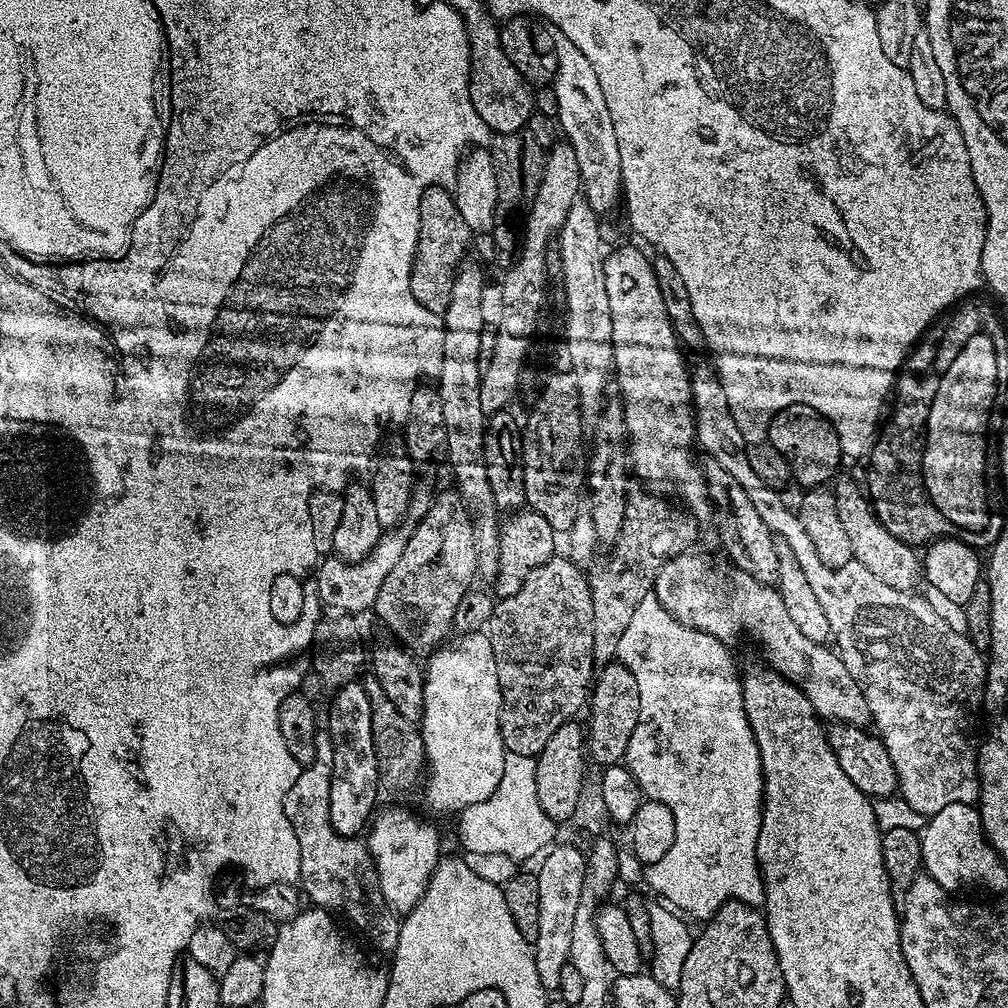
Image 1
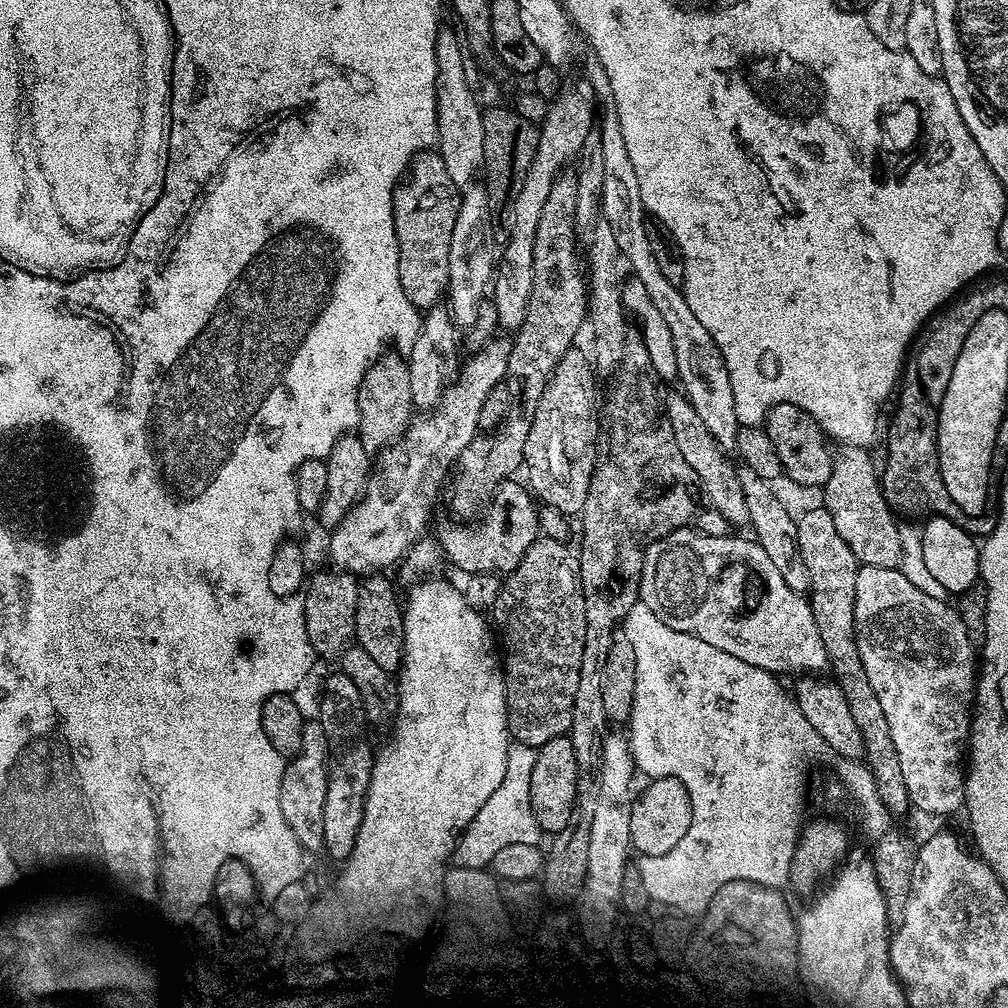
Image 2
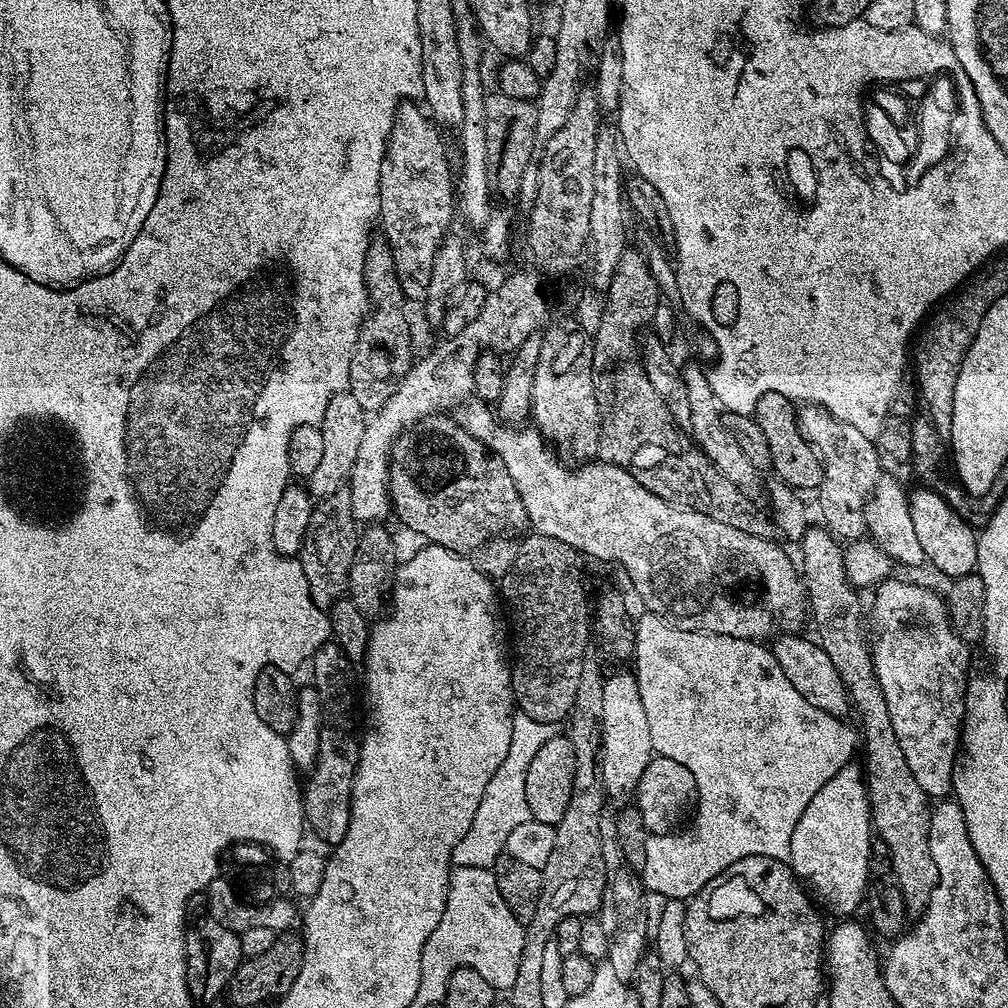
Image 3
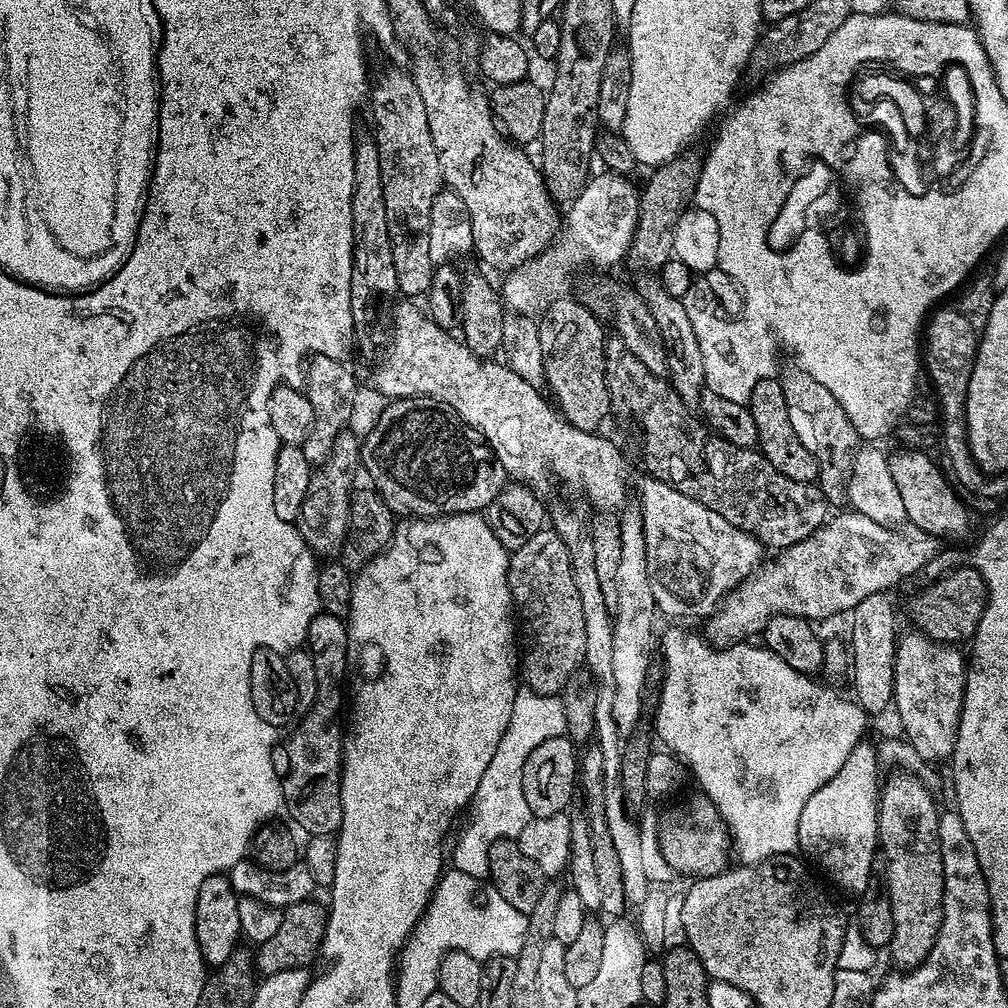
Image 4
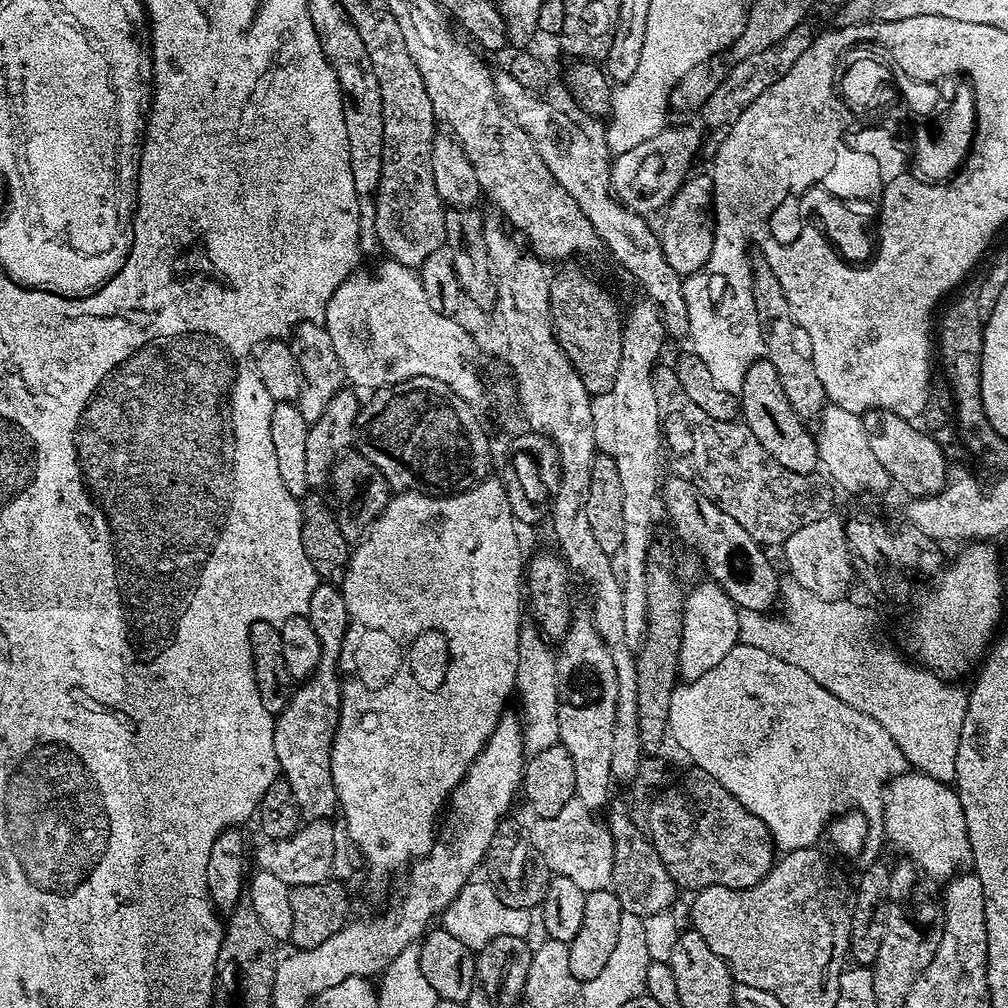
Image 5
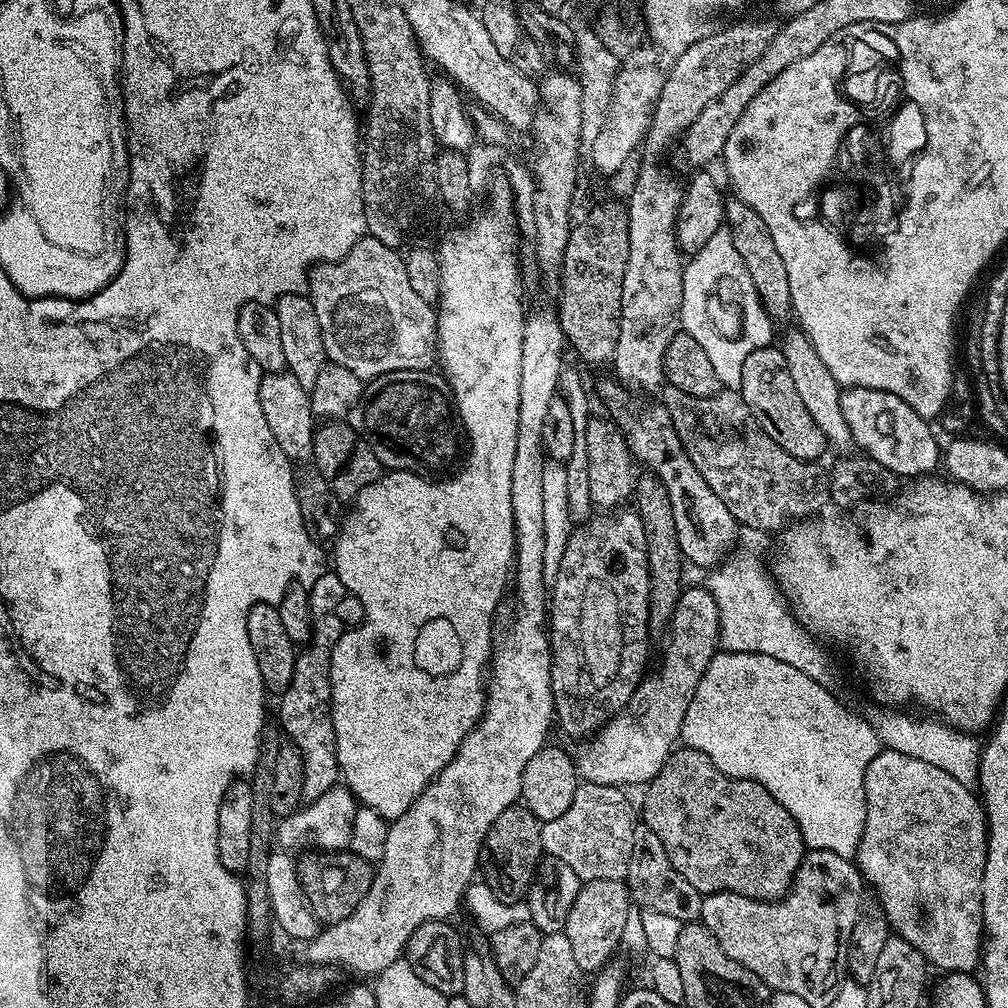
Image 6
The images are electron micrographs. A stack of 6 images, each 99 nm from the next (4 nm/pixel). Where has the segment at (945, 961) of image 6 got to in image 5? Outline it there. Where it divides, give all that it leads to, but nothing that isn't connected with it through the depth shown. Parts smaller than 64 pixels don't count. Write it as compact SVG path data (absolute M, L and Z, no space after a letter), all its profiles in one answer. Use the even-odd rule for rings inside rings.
M908 770L891 781L884 801L884 836L901 852L901 857L911 860L930 878L955 877L972 859L959 794L951 783L930 778L924 772Z

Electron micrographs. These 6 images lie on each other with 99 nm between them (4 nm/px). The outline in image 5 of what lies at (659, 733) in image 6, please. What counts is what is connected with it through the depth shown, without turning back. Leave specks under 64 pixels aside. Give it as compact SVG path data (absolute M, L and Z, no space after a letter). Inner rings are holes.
M705 579L705 584L696 584L692 589L687 589L684 599L684 617L682 618L682 640L679 675L685 681L697 680L706 670L714 670L734 645L740 643L740 617L736 603L728 597L724 587L715 580Z

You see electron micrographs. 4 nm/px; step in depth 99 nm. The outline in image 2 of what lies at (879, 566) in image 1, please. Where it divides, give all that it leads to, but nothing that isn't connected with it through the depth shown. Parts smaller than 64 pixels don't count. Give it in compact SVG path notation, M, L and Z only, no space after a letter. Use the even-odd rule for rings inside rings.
M849 444L835 449L830 478L822 489L824 495L822 504L834 518L838 534L842 534L846 546L854 550L856 559L861 565L895 568L900 563L903 548L900 537L901 525L896 524L897 517L886 502L884 492L880 488L878 464L876 468L870 453L868 448Z

